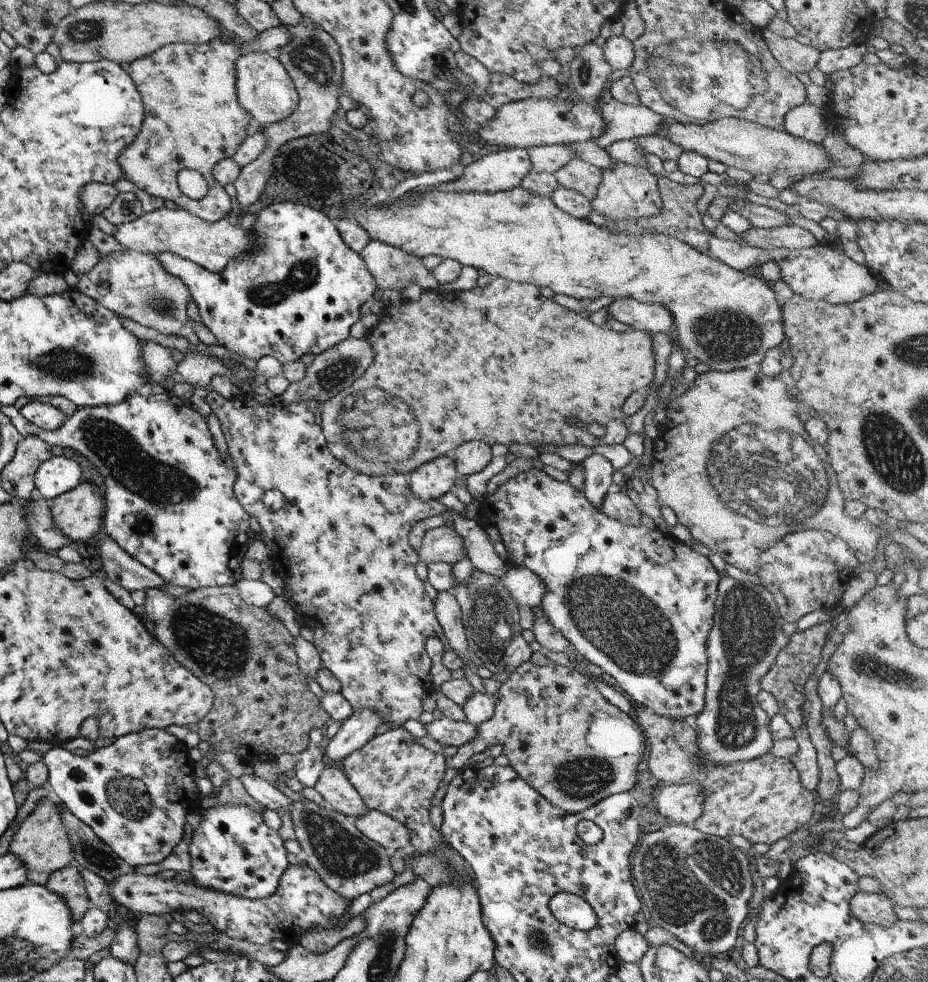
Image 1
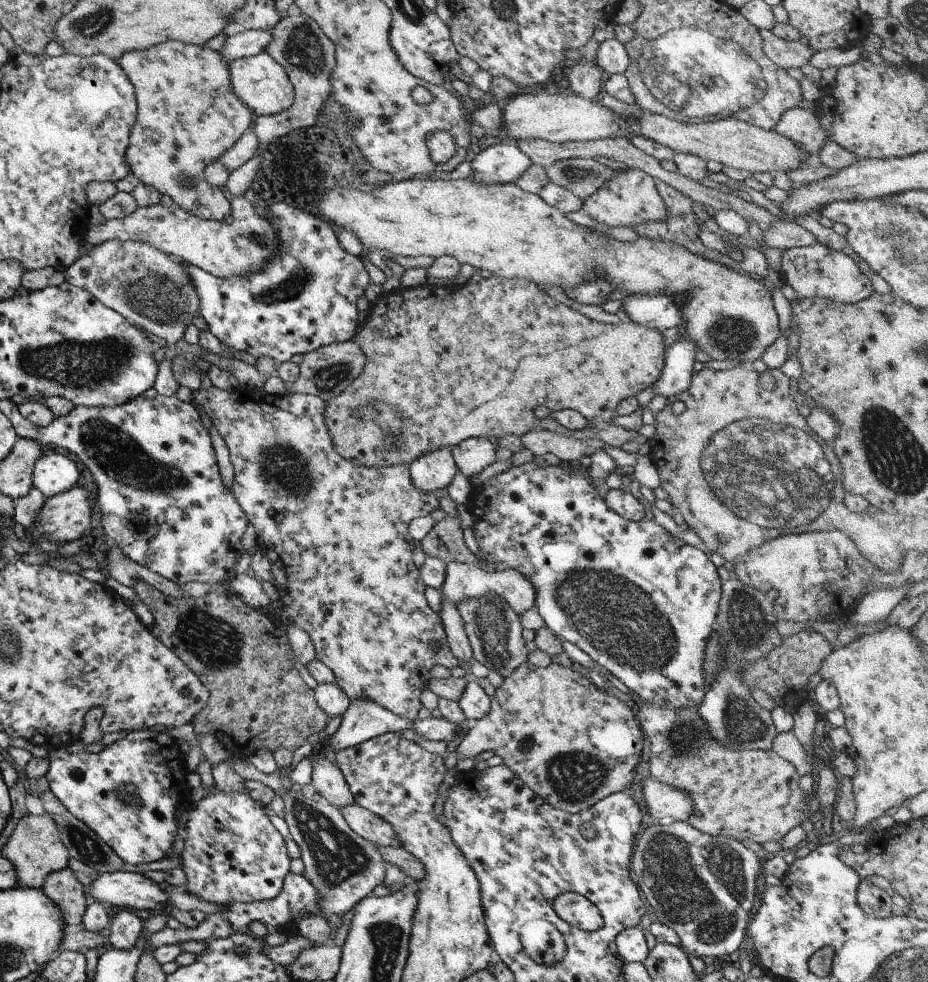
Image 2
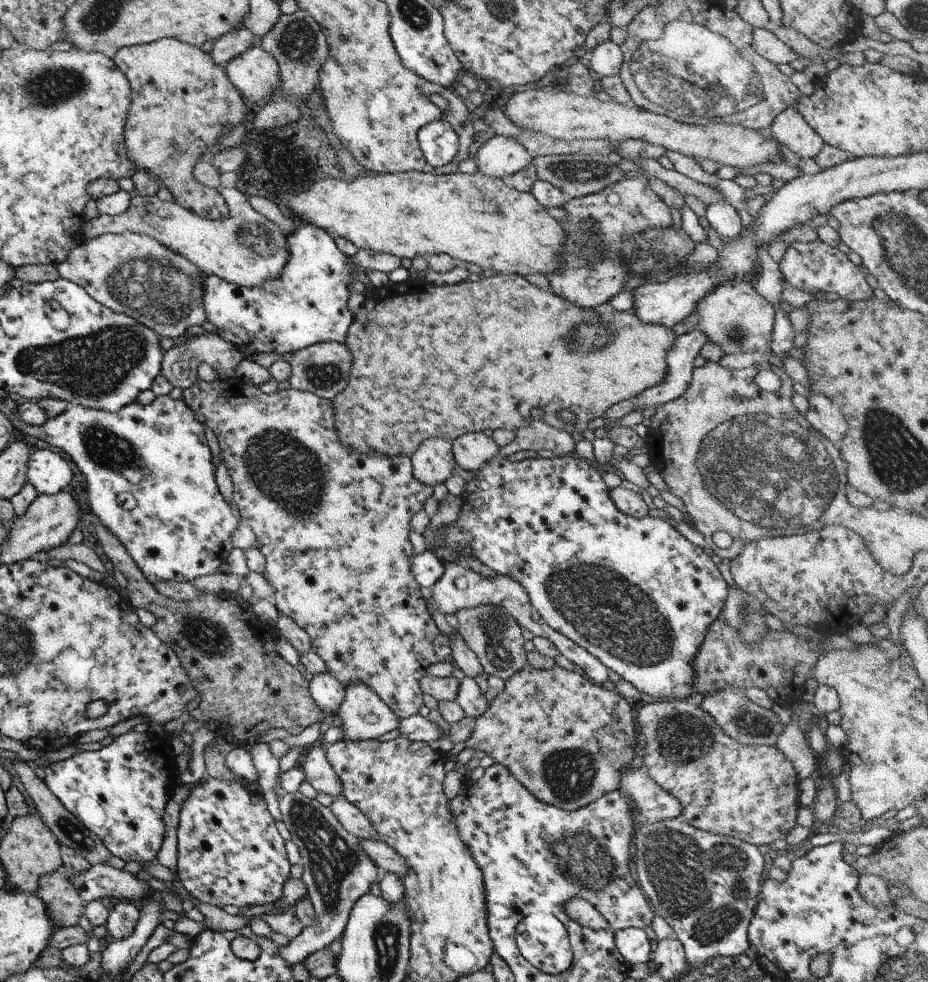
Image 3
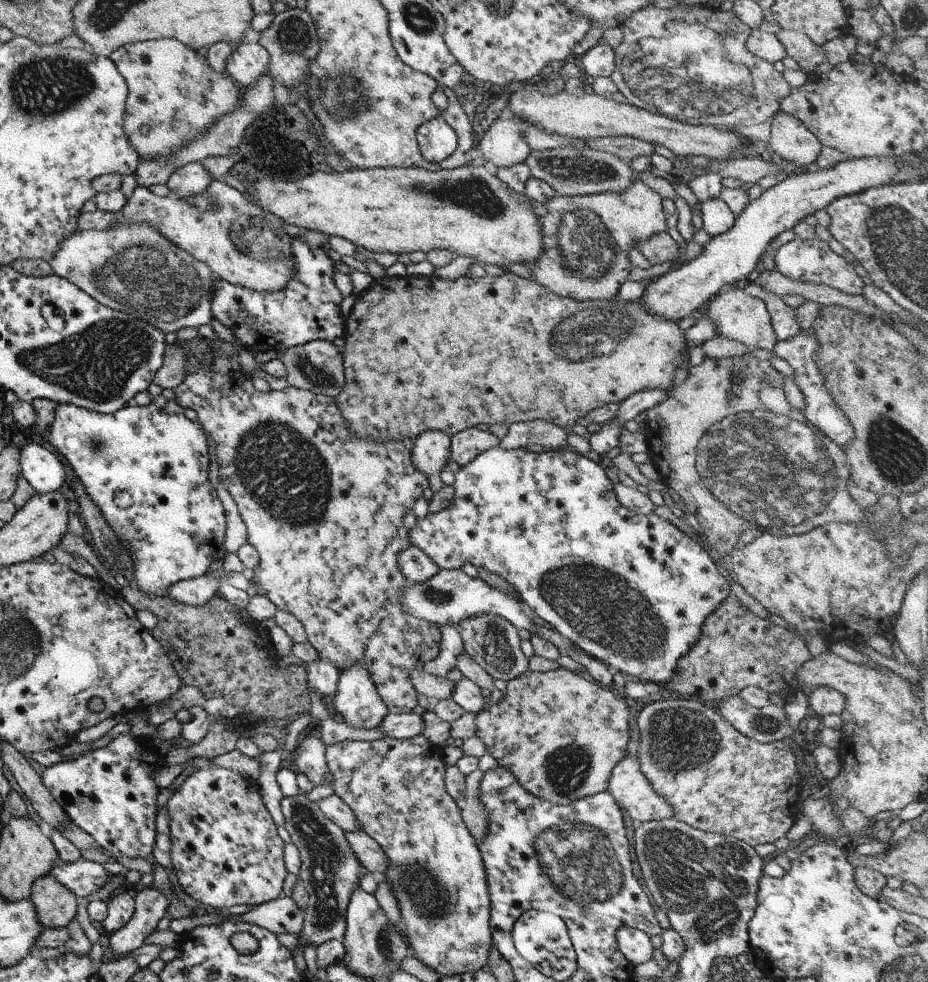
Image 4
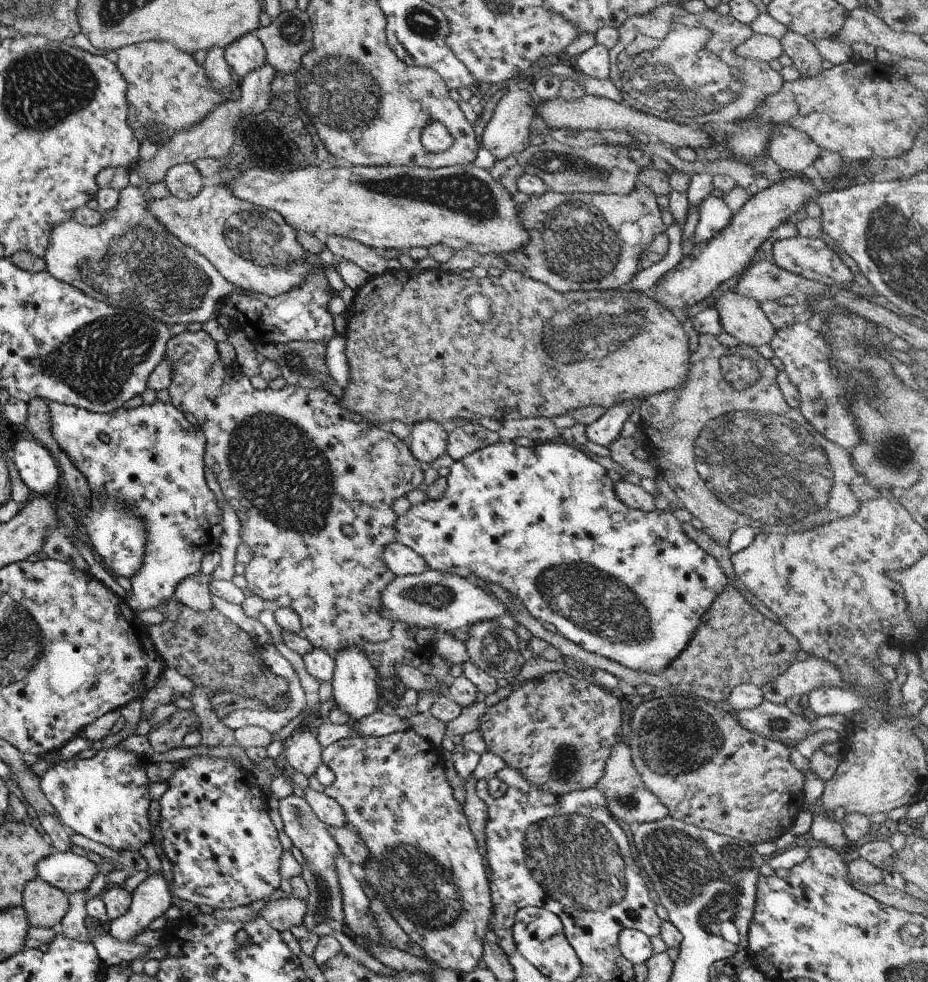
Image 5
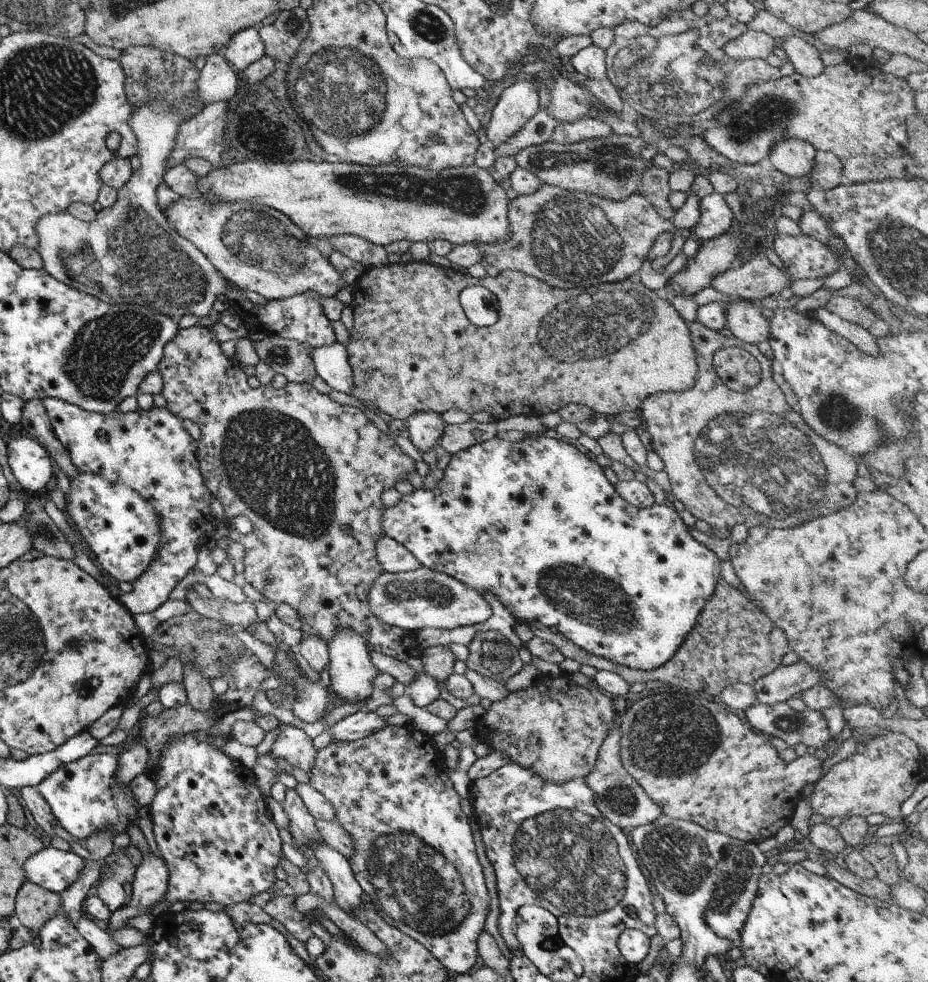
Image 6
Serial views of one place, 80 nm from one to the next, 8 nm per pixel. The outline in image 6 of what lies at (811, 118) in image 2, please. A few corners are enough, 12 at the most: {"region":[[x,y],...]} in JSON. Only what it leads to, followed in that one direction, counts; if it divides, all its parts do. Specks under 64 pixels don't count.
{"region":[[798,138],[775,142],[775,170],[797,178],[812,169],[816,148]]}

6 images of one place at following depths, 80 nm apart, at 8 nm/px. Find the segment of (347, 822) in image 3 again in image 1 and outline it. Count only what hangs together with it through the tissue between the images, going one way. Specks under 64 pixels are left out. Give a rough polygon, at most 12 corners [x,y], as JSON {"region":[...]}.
{"region":[[368,809],[353,818],[365,838],[387,852],[409,849],[397,820]]}

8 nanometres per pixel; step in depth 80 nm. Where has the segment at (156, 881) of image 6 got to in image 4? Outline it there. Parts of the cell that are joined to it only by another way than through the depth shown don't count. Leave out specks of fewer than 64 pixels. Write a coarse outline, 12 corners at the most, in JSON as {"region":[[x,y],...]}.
{"region":[[145,886],[131,918],[111,932],[111,954],[125,957],[165,917],[169,902]]}

